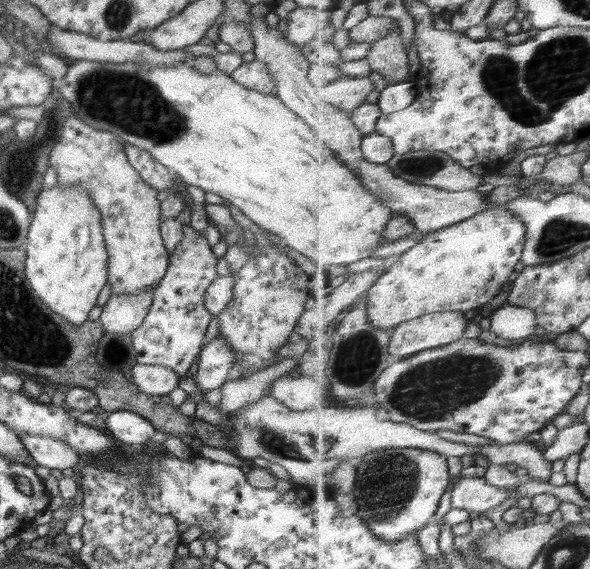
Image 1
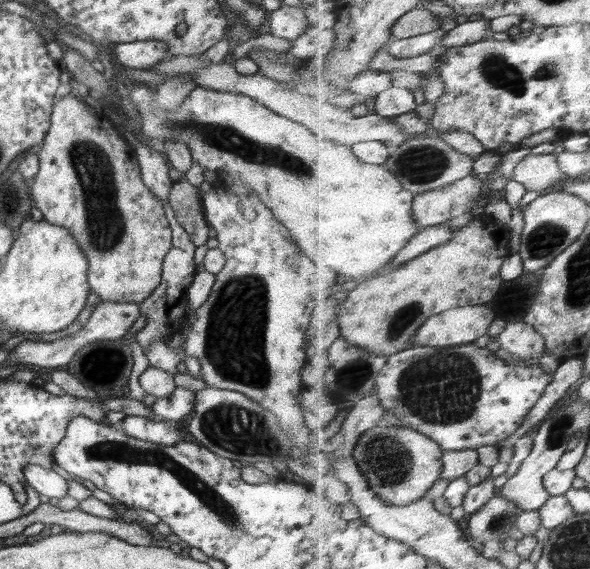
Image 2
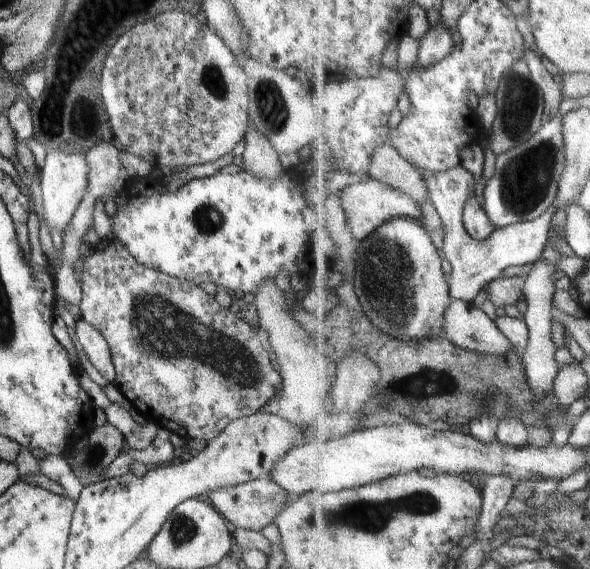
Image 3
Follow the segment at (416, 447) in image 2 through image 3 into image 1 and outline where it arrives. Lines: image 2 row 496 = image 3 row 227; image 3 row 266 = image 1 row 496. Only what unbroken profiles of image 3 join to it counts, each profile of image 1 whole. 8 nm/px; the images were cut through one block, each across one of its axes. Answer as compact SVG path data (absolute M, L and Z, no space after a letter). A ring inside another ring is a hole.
M384 448L367 454L358 470L358 488L356 496L360 500L360 516L370 524L372 532L384 540L402 540L419 532L435 519L440 508L442 496L448 492L448 486L454 476L450 475L448 457L432 450L422 448Z

